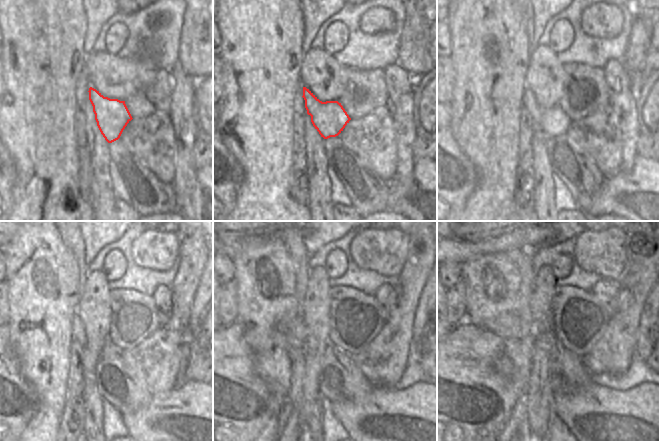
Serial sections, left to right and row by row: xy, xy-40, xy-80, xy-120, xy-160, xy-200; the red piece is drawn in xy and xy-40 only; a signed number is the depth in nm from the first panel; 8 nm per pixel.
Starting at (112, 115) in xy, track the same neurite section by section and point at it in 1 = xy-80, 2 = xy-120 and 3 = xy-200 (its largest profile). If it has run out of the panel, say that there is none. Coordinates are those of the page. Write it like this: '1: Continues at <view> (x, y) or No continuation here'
1: Continues at xy-80 (554, 121)
2: Continues at xy-120 (77, 327)
3: Continues at xy-200 (505, 325).

